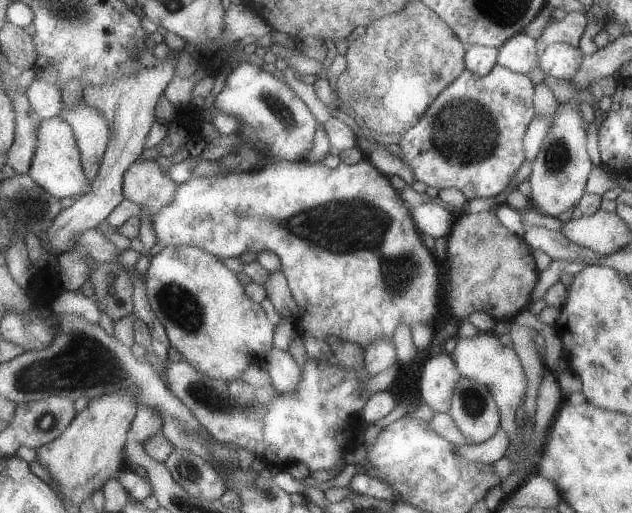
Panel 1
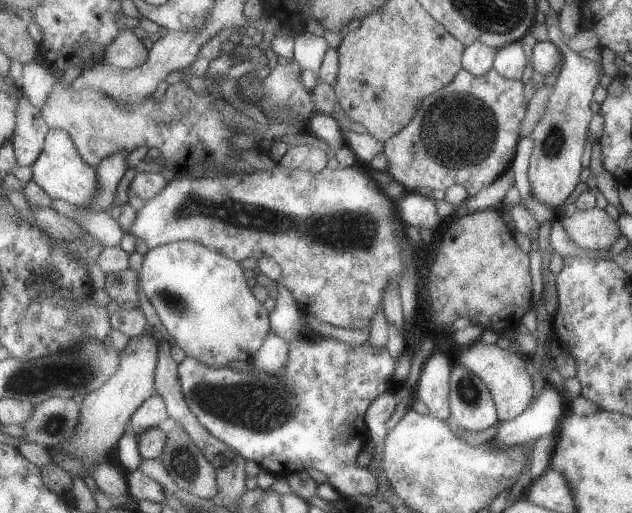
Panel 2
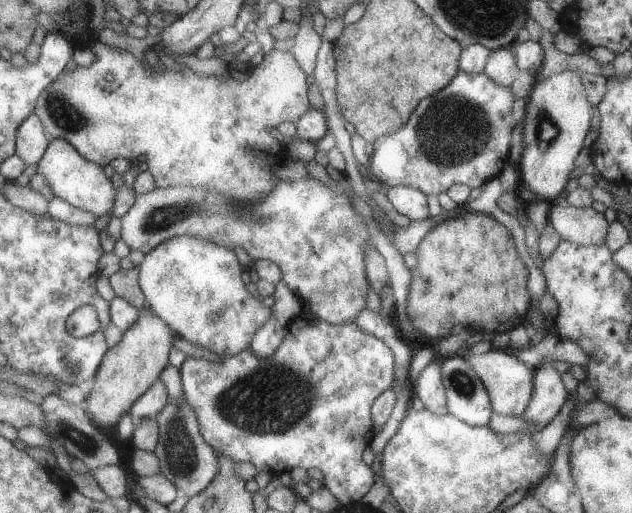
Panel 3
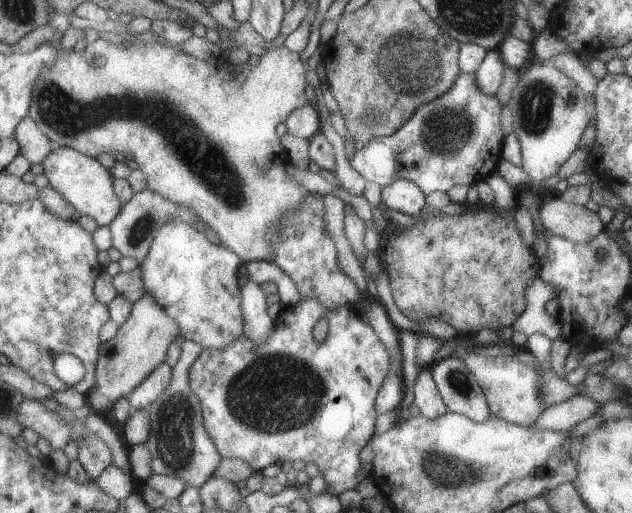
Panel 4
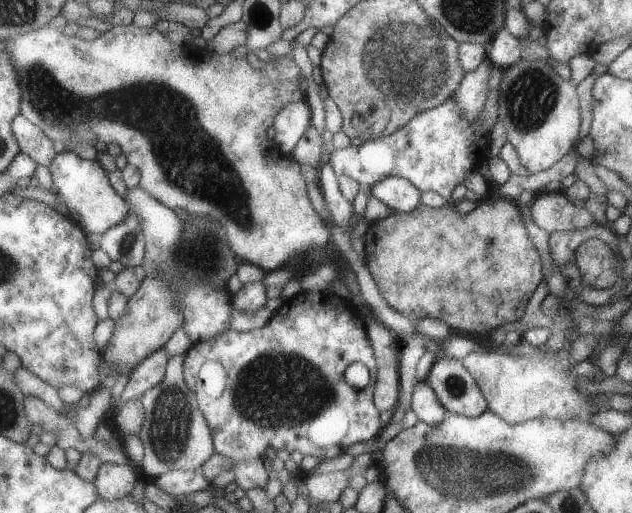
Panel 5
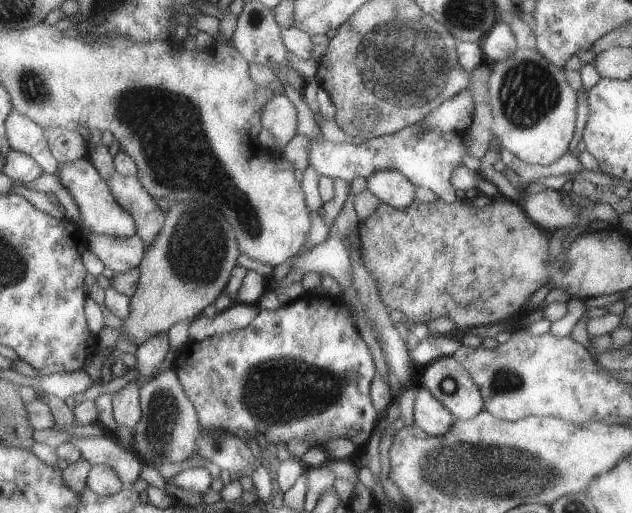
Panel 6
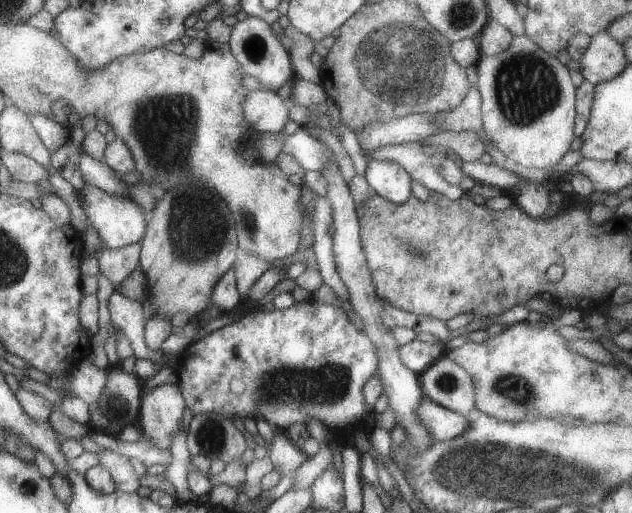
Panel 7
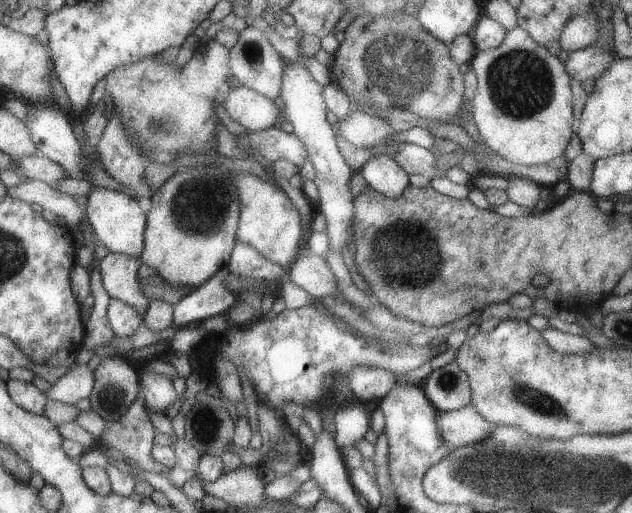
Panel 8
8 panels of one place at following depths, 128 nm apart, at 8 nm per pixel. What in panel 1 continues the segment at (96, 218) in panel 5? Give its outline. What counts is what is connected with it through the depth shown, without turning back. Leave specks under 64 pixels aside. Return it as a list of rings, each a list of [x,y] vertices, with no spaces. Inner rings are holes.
[[[64,116],[45,119],[40,128],[40,144],[36,150],[31,175],[50,194],[63,200],[68,197],[80,198],[90,187],[90,179],[86,174],[81,146],[74,126]]]

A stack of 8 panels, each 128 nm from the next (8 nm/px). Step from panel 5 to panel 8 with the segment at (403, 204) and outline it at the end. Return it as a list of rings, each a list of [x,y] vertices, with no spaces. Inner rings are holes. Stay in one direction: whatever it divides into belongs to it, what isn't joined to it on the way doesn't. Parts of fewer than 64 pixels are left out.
[[[388,155],[369,158],[360,171],[370,187],[390,198],[400,198],[409,187],[409,173]]]

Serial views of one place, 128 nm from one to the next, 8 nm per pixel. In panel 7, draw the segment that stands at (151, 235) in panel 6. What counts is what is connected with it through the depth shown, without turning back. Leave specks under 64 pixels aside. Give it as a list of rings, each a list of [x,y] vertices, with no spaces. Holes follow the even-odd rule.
[[[84,152],[79,166],[88,185],[97,185],[112,195],[130,197],[128,194],[130,184],[120,180],[118,174],[114,172],[114,168],[104,161],[97,160],[94,156]]]

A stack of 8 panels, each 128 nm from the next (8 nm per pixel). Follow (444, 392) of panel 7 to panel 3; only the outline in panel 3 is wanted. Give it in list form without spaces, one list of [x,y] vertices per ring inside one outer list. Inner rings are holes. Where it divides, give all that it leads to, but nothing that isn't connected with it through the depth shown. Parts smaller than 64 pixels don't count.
[[[453,355],[441,361],[441,378],[449,413],[471,426],[488,426],[494,414],[493,407],[484,384],[467,357]]]

